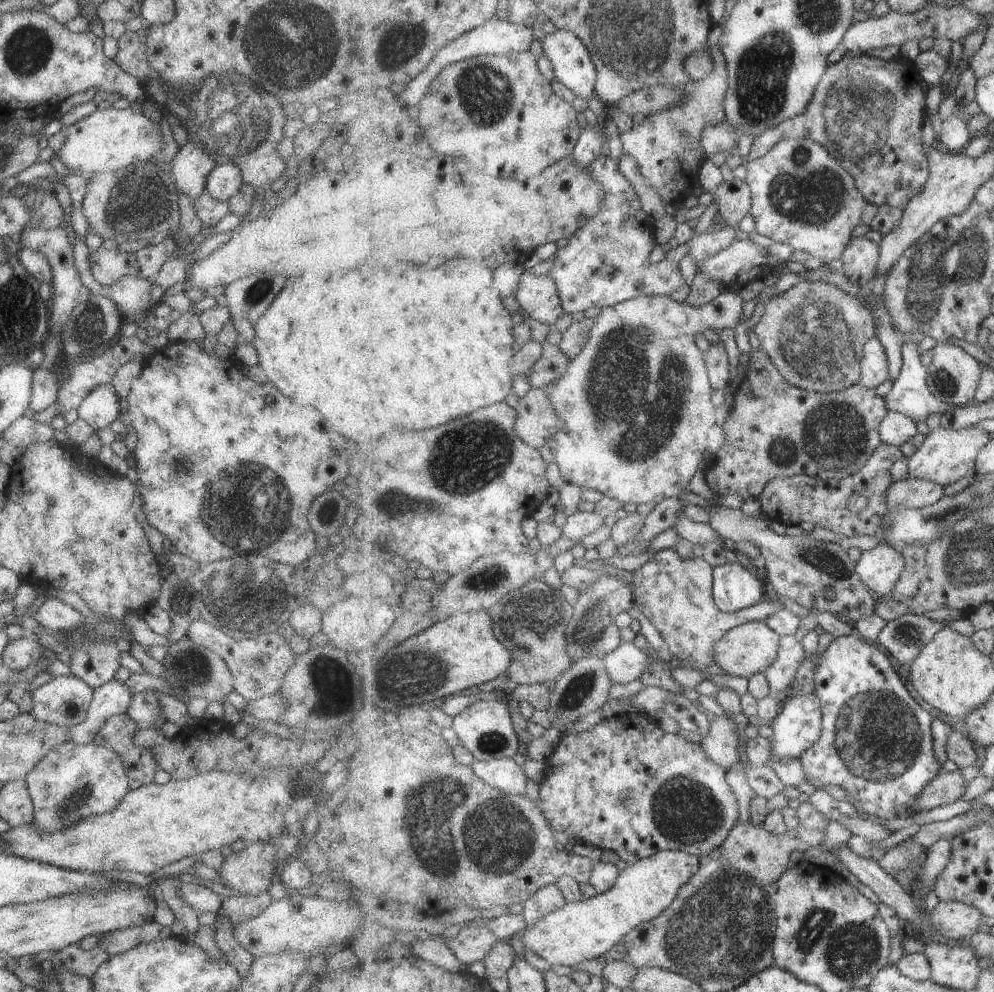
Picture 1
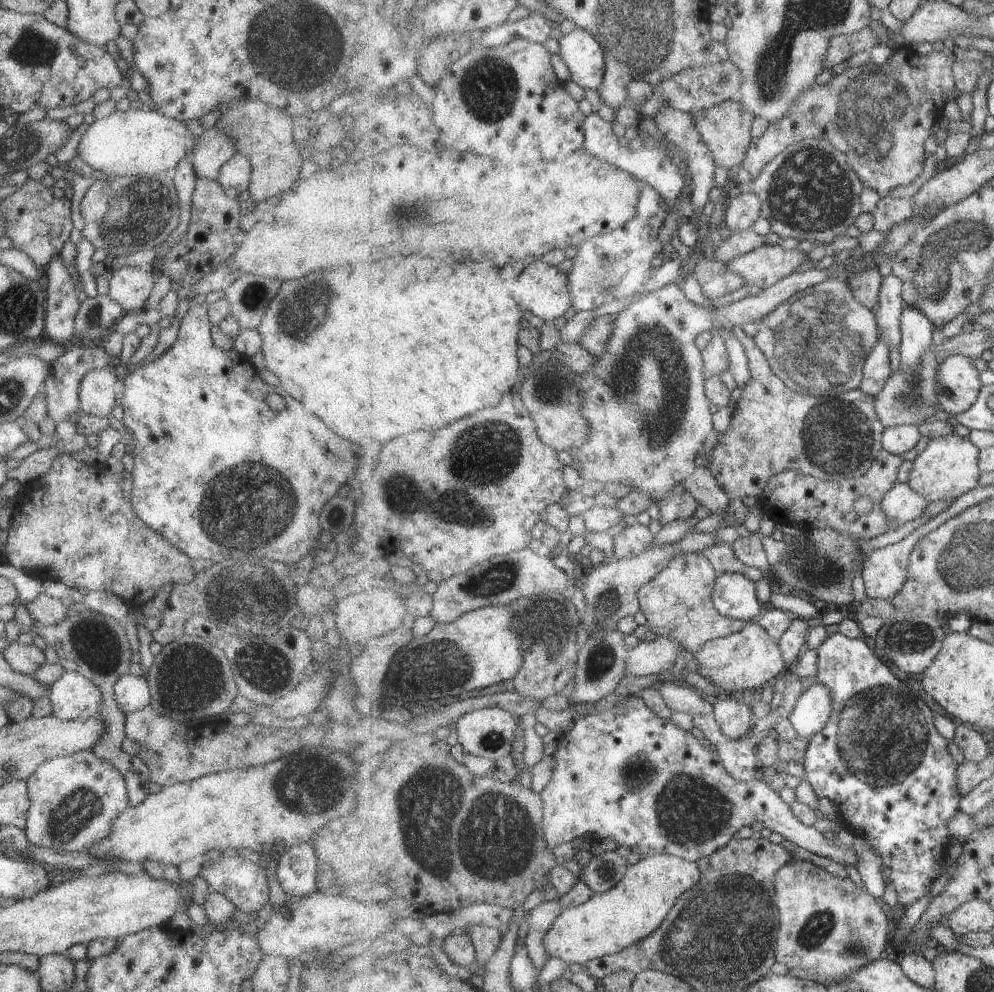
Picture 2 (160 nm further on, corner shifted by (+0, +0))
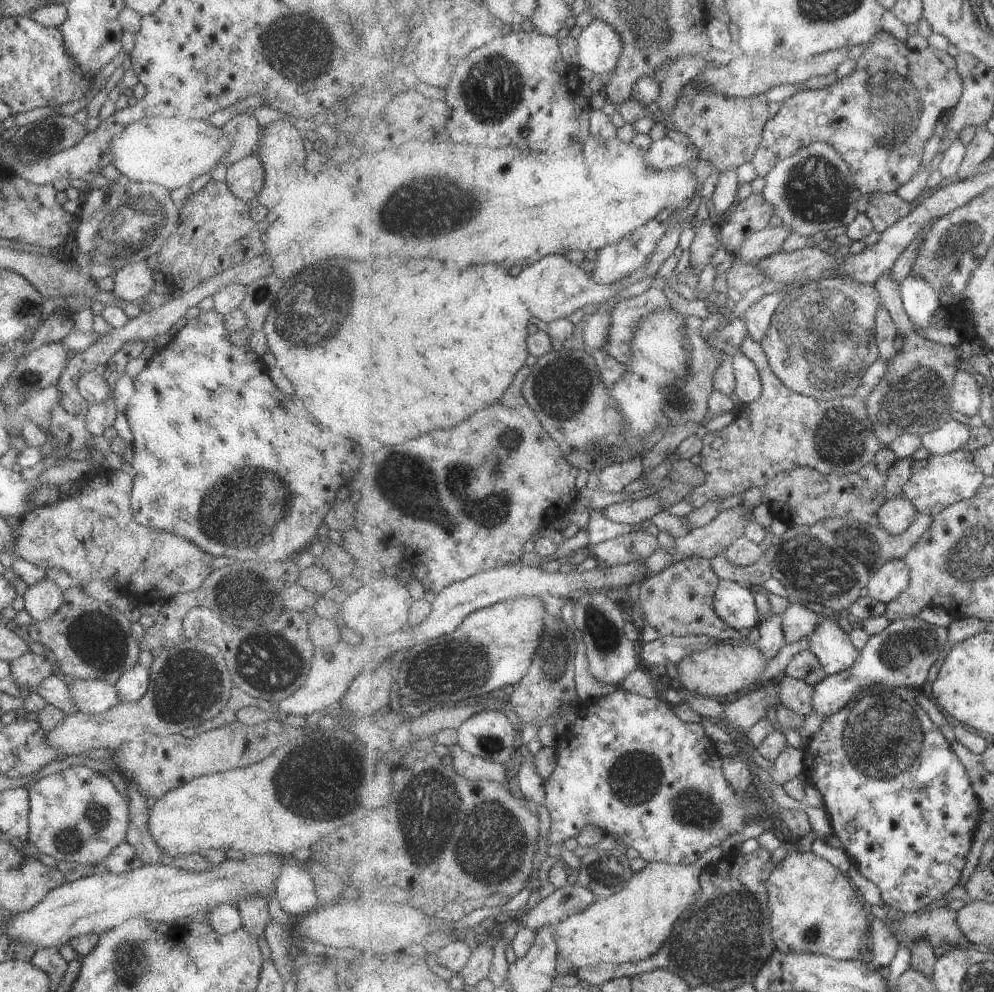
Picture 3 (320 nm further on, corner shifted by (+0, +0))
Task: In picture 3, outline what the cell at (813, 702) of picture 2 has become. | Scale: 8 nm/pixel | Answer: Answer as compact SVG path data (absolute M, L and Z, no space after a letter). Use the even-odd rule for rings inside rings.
M910 617L902 620L891 621L887 630L879 636L870 638L867 647L862 651L863 658L855 662L855 668L827 676L814 687L813 712L823 719L834 716L837 712L847 707L851 700L857 698L869 686L889 684L900 688L920 690L927 681L932 681L929 675L931 668L941 660L945 648L949 644L949 630L927 623L919 618Z

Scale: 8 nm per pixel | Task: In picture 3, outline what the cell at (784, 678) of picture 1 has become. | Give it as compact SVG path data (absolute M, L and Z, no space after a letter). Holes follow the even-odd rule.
M790 601L787 610L783 613L786 644L793 644L811 636L818 626L817 614L804 605L801 601Z

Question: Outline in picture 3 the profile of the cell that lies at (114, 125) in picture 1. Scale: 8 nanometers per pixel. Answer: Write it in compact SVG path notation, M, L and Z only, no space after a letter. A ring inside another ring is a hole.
M152 115L123 126L107 146L111 152L111 165L121 176L139 183L155 183L170 192L214 168L215 162L229 152L231 140L205 120Z

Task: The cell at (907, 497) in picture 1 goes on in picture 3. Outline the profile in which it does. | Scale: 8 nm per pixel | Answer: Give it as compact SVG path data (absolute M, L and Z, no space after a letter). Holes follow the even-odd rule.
M901 494L888 500L879 510L880 526L891 534L903 534L915 523L918 514L913 502Z

